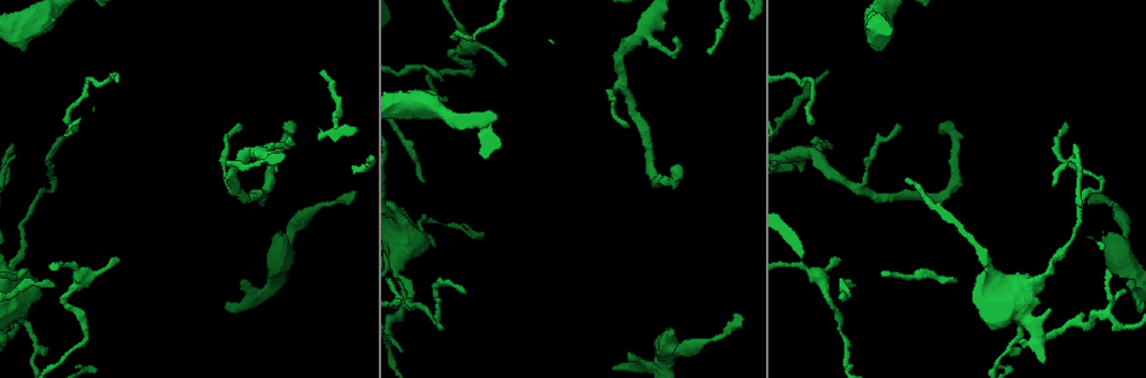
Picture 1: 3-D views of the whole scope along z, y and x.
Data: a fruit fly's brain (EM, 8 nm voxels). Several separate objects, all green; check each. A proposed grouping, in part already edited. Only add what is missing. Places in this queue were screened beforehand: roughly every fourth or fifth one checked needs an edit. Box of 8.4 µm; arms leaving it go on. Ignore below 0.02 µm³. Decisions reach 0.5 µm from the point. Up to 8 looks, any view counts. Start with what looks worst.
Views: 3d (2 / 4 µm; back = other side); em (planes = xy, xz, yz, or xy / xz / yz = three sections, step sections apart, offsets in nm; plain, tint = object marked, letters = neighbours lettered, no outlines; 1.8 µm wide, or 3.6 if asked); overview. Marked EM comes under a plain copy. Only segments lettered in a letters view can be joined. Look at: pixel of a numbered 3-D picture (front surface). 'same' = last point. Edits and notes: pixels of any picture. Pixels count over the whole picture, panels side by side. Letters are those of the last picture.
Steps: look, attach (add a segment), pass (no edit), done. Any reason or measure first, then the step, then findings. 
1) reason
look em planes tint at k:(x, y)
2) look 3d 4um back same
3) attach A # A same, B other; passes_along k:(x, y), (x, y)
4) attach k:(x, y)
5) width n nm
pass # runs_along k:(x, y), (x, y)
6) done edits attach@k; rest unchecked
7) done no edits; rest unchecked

end of a long branch
look 3d 2um back at 1:(291, 134)

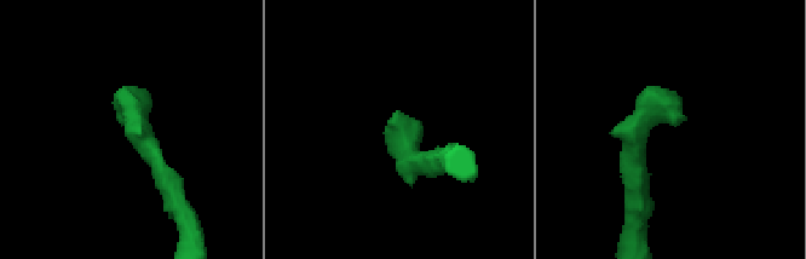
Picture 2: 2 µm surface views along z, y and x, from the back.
now the EM
look em yz step 16 letters at 2:(120, 121)

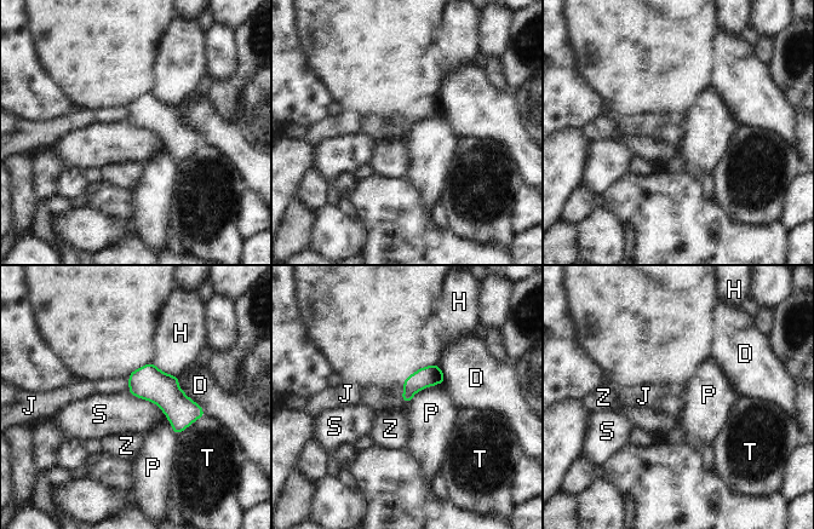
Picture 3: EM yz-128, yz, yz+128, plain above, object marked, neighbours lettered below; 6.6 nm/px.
pass # D other, H other, J other, P other, S other, T other, Z other; border 3:(445, 380), (418, 390), (407, 404); no lettered segment goes on from it

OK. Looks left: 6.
an open end
look em planes tint at 1:(740, 317)

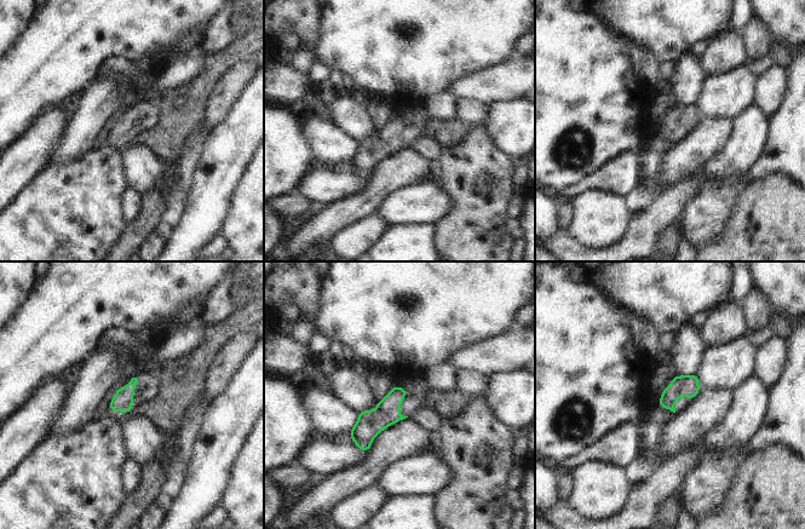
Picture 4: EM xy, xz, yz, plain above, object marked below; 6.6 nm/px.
look em planes letters same

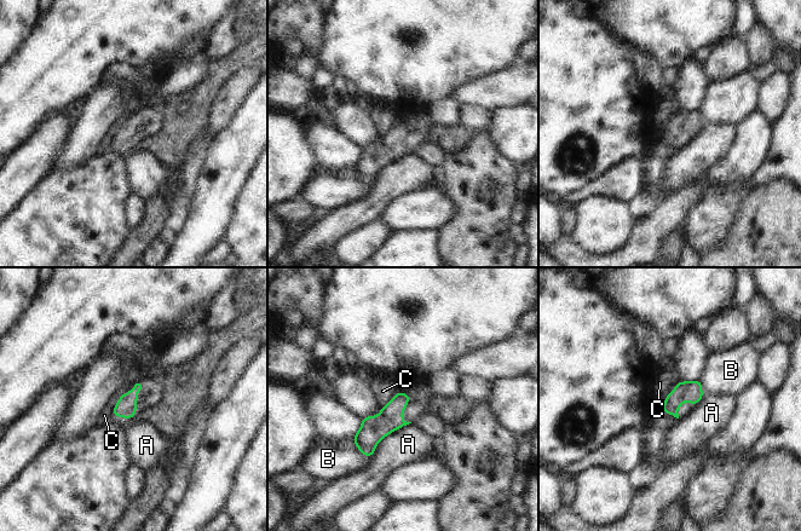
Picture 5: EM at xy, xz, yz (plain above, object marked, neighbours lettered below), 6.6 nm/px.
longest_contact A 380 nm
pass # A other, B other, C other; border 5:(133, 384), (111, 414); no lettered segment goes on from it

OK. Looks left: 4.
look 3d 2um at 1:(846, 337)

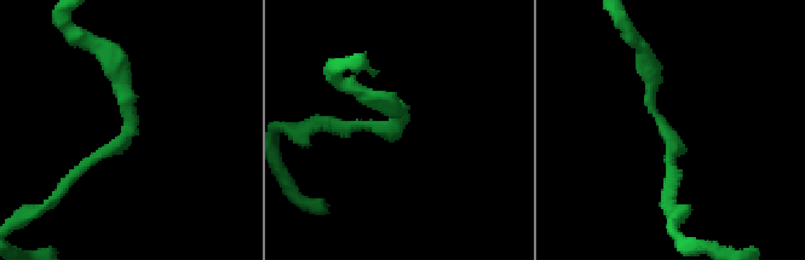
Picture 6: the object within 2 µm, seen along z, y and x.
look em xy step 8 tint at 6:(402, 124)

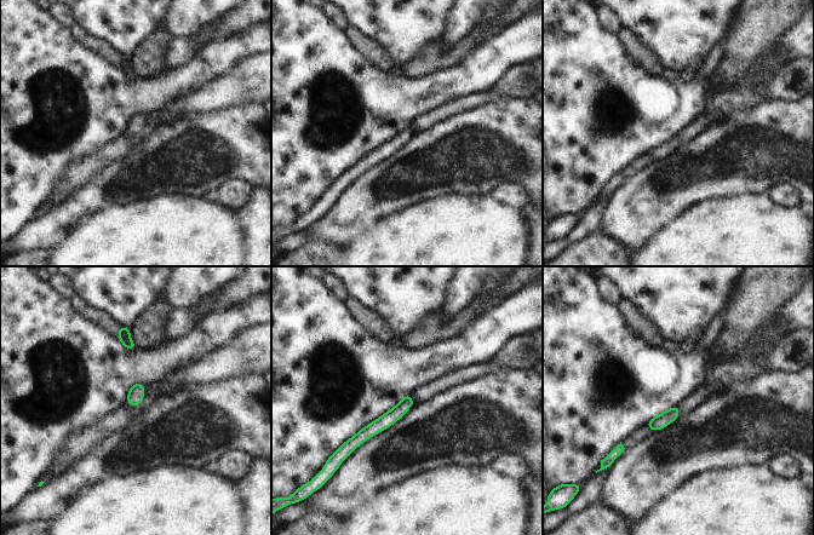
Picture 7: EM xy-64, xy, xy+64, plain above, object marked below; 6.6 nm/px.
look em planes letters same

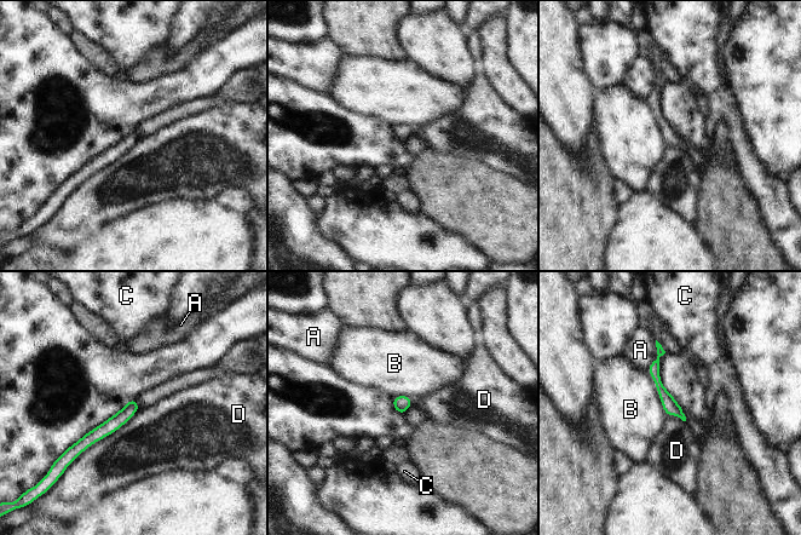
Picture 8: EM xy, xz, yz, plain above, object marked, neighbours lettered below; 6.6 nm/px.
pass # A other, B other, C other, D other; border 8:(139, 409), (69, 462); no lettered segment goes on from it

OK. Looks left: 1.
done no edits; rest unchecked

